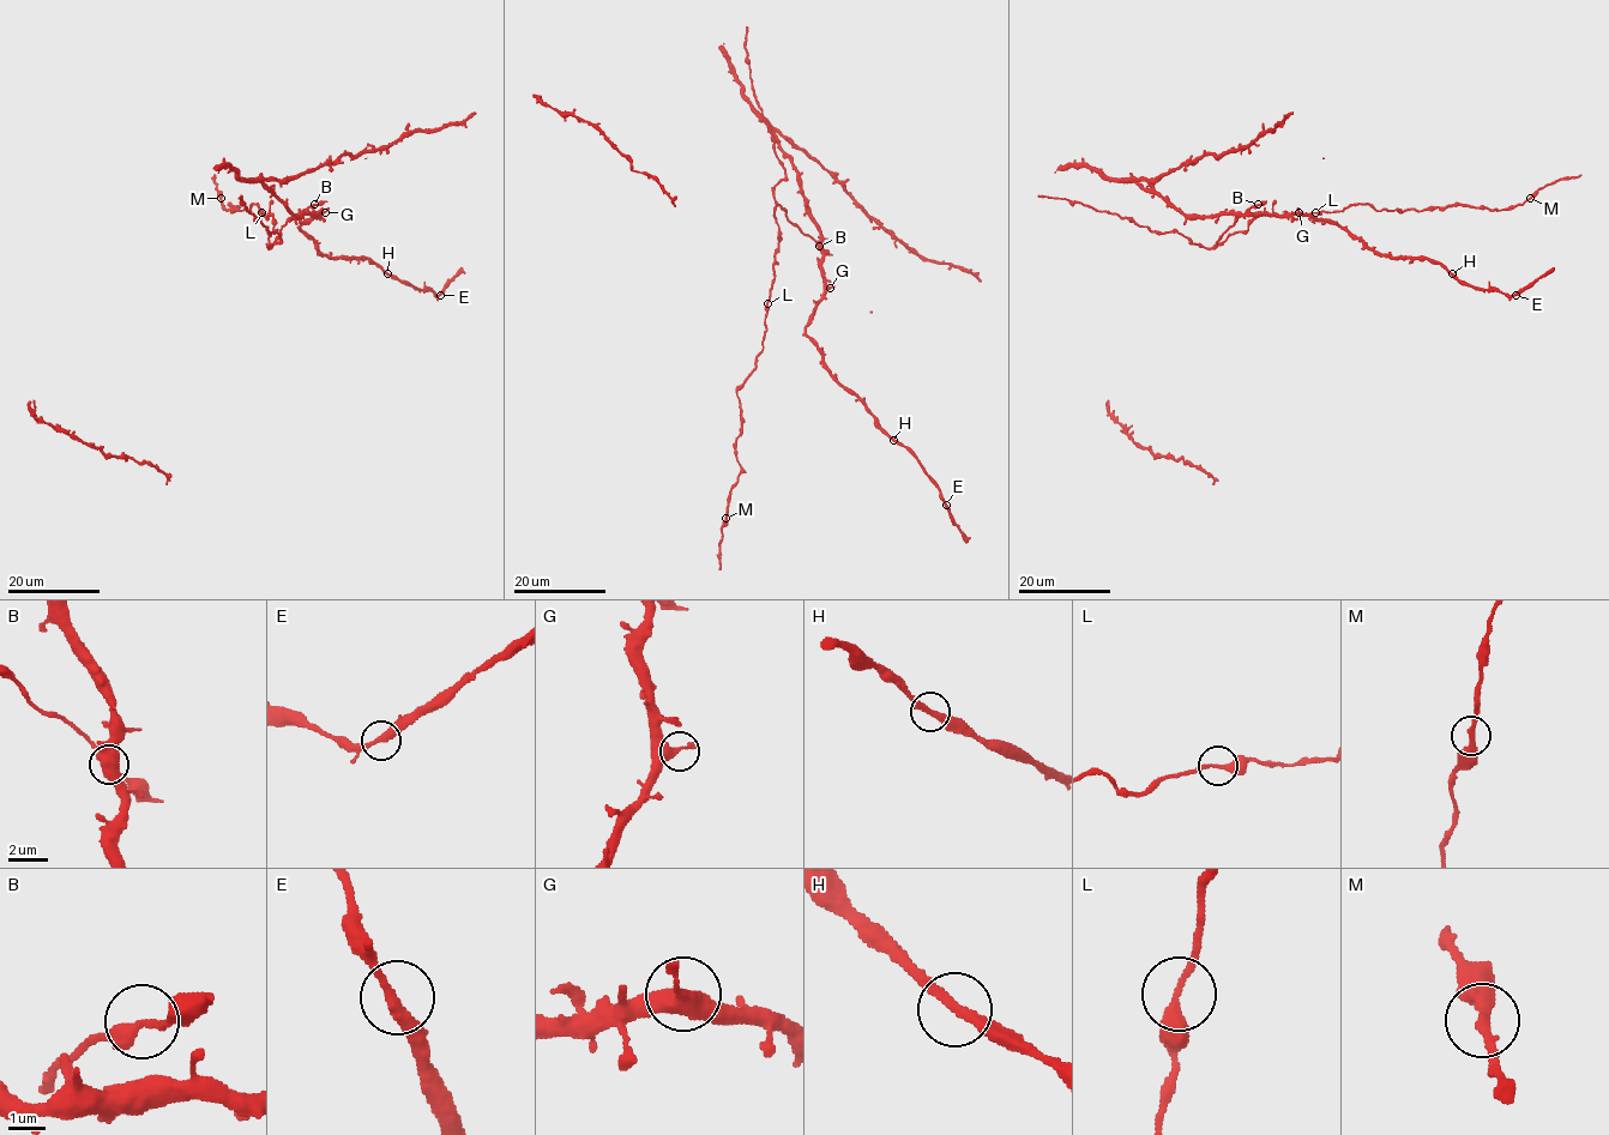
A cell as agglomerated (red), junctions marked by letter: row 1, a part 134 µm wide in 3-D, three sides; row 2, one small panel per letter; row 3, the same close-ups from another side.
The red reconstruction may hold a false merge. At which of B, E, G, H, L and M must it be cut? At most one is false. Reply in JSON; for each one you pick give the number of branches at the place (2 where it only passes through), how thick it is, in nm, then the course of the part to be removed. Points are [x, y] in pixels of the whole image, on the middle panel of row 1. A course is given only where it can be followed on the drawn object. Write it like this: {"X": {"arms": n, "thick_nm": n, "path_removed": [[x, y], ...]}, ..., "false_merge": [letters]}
{"false_merge": []}

